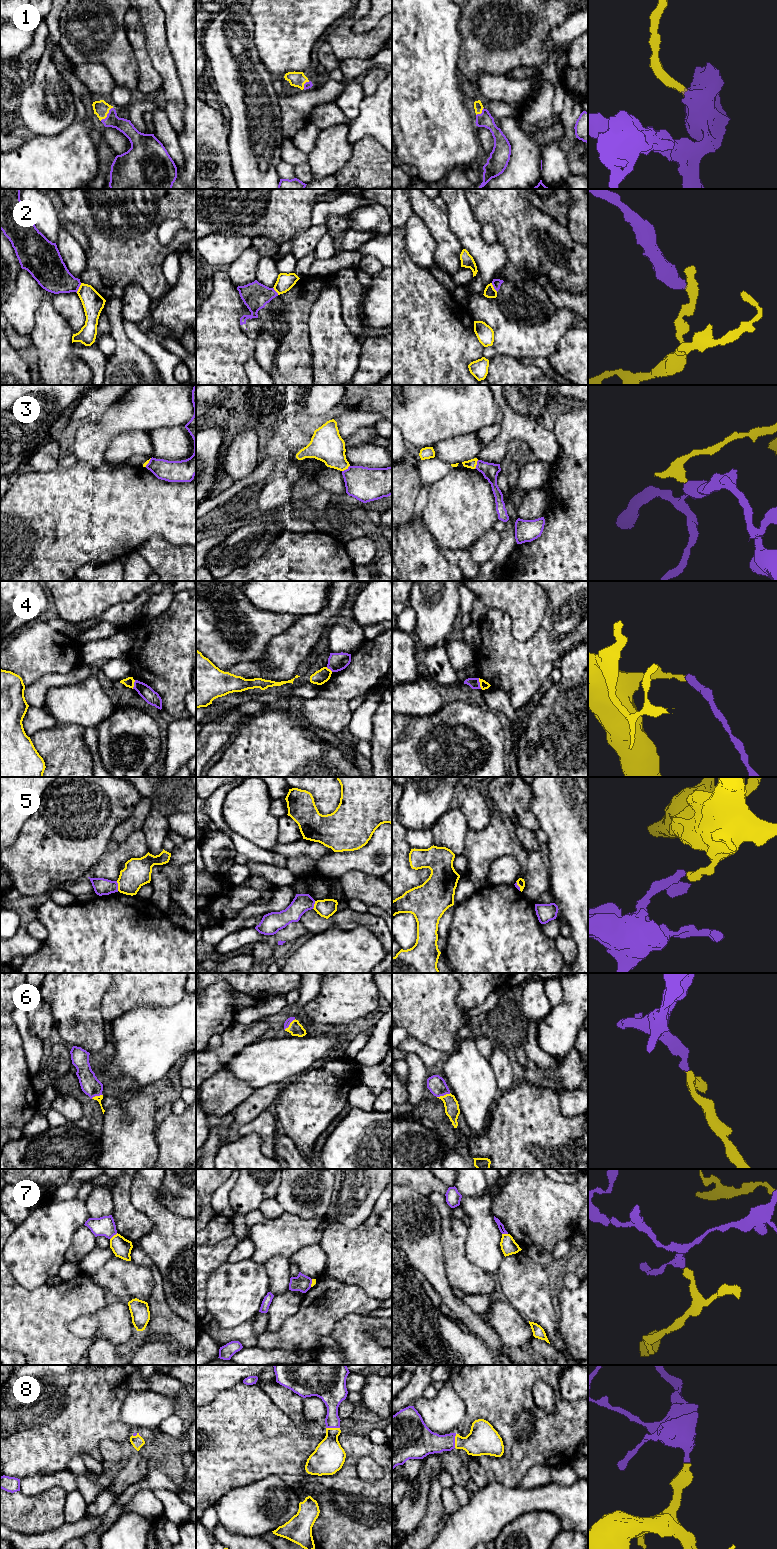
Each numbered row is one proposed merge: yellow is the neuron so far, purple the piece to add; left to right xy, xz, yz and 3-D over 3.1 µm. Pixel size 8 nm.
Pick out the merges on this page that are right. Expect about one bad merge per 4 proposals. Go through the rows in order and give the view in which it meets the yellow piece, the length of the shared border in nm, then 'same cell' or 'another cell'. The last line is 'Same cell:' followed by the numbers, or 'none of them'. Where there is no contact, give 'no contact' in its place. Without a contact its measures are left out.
1: contact in xy; length 150 nm; same cell
2: contact in xy; length 90 nm; another cell
3: contact in xz; length 80 nm; another cell
4: contact in yz; length 90 nm; another cell
5: contact in xy; length 80 nm; another cell
6: contact in yz; length 120 nm; same cell
7: contact in xy; length 80 nm; another cell
8: contact in xz; length 110 nm; same cell
Same cell: 1, 6, 8

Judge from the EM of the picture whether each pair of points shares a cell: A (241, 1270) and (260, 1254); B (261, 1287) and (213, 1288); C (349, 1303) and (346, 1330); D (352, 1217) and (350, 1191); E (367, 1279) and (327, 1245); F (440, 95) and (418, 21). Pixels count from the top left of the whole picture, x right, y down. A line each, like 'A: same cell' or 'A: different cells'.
A: different cells
B: same cell
C: different cells
D: same cell
E: same cell
F: same cell

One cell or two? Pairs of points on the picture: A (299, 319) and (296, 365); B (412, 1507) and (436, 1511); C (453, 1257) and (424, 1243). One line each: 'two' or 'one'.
A: one
B: two
C: two

